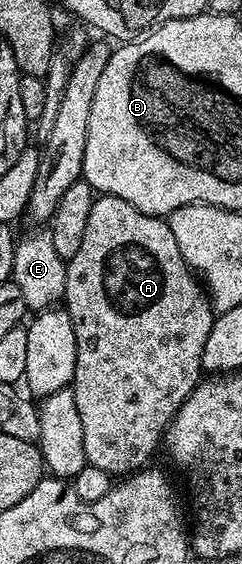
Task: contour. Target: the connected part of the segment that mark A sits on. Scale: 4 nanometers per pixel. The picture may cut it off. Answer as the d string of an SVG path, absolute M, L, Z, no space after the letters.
M97 196L94 207L90 207L90 219L86 222L86 232L78 246L78 255L74 255L67 263L63 304L74 323L74 339L78 343L78 359L70 387L74 391L74 403L78 403L78 415L82 419L82 443L86 447L86 459L88 464L98 467L98 471L106 471L113 475L131 475L143 470L151 462L148 460L156 447L158 449L161 446L162 434L167 430L172 416L178 412L184 400L196 390L202 380L202 351L206 347L206 339L210 339L210 327L214 320L212 303L205 286L198 280L197 274L188 266L182 255L178 239L174 239L174 231L170 231L167 220L138 211L130 203L126 203L126 199Z

